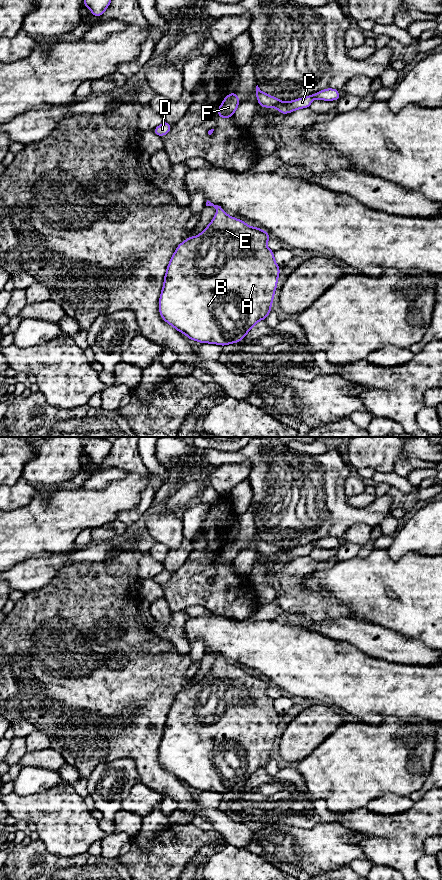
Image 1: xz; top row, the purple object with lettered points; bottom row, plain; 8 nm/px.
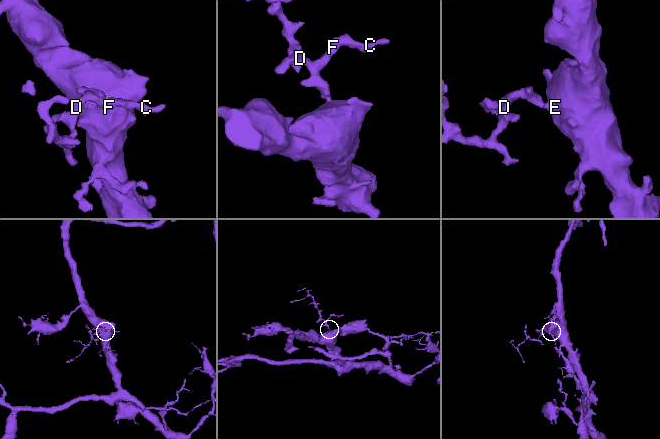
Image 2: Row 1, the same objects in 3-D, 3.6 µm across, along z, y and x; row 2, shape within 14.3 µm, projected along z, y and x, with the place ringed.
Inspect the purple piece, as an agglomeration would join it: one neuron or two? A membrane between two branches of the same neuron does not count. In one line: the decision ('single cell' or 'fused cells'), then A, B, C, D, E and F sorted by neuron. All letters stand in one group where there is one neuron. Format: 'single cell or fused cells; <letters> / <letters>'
single cell; A B C D E F

